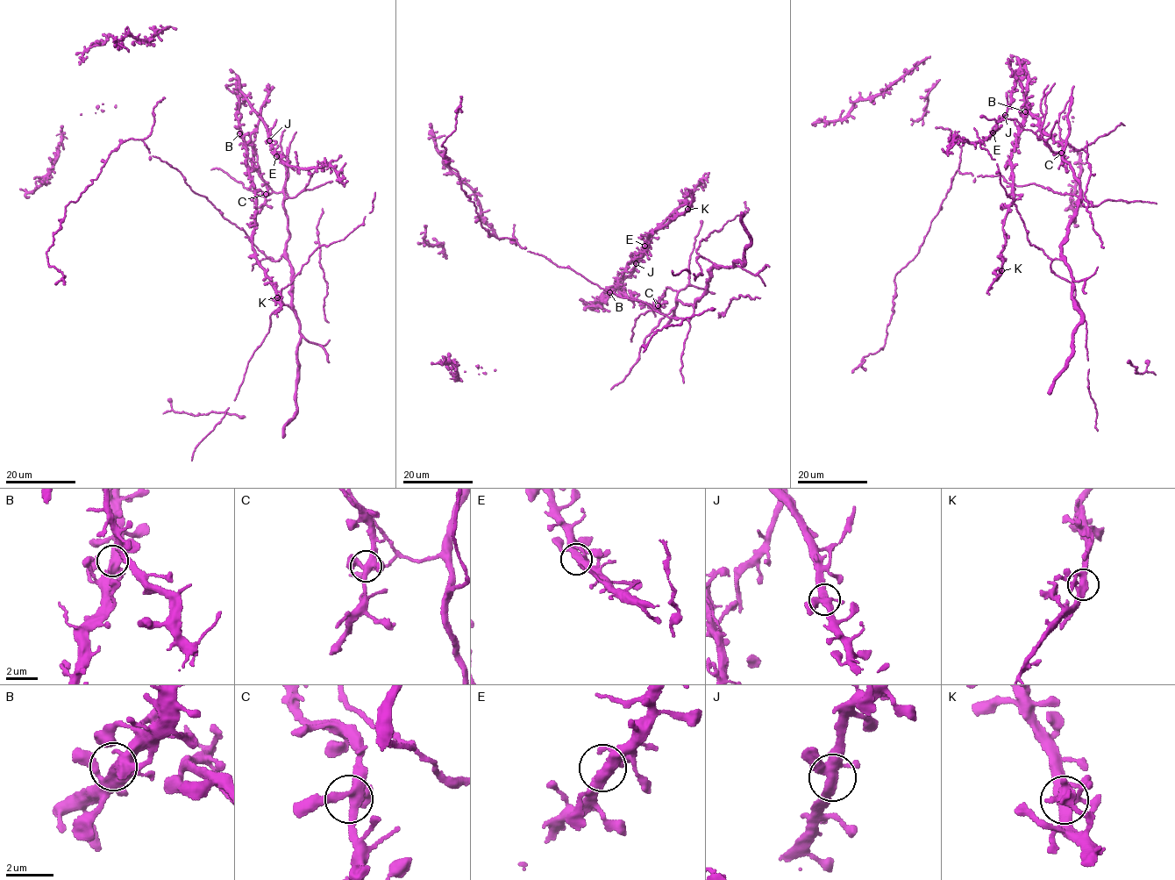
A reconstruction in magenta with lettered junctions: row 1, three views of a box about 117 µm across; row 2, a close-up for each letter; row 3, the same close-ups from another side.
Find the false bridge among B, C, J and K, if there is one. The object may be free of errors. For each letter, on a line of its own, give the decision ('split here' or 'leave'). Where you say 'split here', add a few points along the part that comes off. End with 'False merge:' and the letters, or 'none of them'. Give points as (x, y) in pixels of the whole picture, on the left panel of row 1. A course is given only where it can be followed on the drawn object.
B: leave
C: leave
J: leave
K: leave
False merge: none of them

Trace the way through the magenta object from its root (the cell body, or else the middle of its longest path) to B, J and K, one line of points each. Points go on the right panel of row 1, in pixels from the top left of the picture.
B: (1078, 196), (1096, 205), (1082, 202), (1073, 169), (1063, 160), (1070, 145), (1054, 140), (1025, 111)
J: (1078, 196), (1096, 205), (1082, 202), (1063, 160), (1070, 145), (1054, 140), (1027, 110), (1021, 70), (1005, 115)
K: (1078, 196), (1096, 205), (1082, 202), (1063, 160), (1070, 145), (1046, 133), (1029, 108), (1010, 160), (1001, 270)

